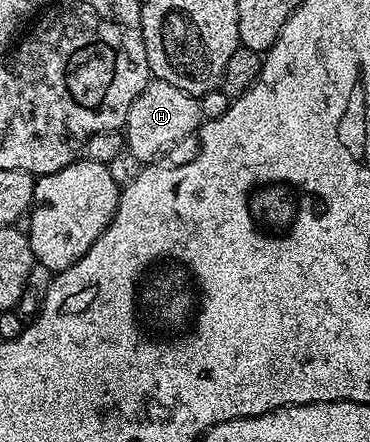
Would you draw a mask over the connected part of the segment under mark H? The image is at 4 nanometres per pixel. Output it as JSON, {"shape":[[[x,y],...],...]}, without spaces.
{"shape":[[[150,80],[149,85],[131,103],[131,111],[123,126],[123,141],[128,153],[142,163],[153,163],[158,160],[160,153],[168,151],[172,145],[180,143],[184,137],[198,132],[203,118],[200,100],[187,91],[179,91],[179,87],[171,87],[166,81]]]}

